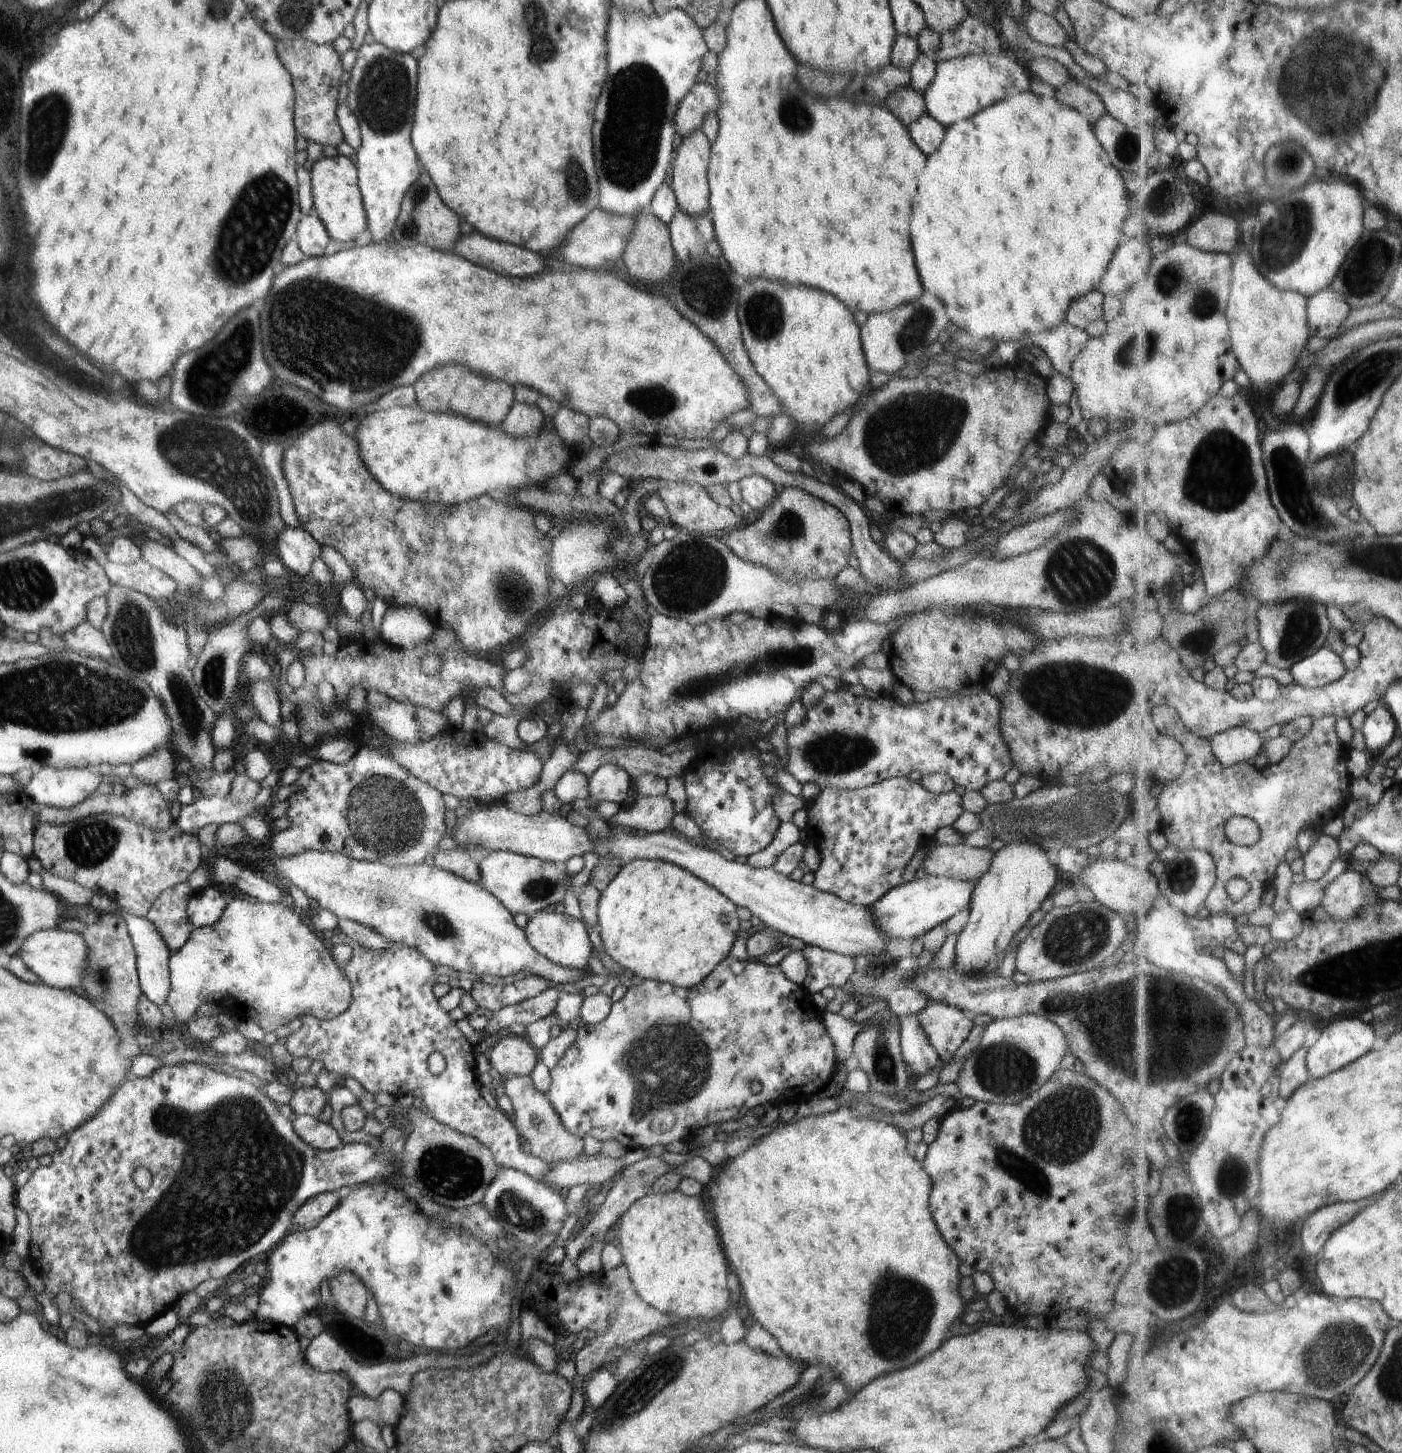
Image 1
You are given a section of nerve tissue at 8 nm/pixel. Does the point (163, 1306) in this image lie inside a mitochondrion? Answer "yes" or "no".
no

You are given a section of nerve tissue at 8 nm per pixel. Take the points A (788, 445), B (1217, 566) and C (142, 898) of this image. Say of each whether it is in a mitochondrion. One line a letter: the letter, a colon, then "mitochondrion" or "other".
A: other
B: other
C: other

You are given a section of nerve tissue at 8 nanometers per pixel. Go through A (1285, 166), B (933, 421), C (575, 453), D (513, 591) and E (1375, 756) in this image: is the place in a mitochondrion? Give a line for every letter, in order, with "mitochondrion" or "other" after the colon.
A: mitochondrion
B: mitochondrion
C: other
D: mitochondrion
E: other

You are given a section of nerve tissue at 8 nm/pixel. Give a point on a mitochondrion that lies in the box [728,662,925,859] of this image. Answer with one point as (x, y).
(838, 752)

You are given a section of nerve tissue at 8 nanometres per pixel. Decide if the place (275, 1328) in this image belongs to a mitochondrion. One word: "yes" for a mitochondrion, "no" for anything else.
no

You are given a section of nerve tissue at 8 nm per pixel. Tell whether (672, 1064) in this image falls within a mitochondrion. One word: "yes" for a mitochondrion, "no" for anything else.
yes

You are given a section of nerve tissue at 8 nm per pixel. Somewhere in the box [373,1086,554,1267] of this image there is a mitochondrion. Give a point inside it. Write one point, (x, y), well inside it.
(454, 1173)

